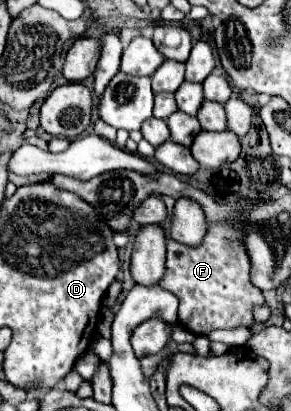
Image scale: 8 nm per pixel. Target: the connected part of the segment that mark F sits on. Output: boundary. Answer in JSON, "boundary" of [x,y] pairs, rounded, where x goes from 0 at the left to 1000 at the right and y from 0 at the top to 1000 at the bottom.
{"boundary":[[[814,535],[725,545],[691,599],[656,603],[574,584],[574,657],[546,696],[615,725],[615,788],[663,813],[711,813],[746,798],[863,798],[869,745],[911,725],[856,681],[856,623],[835,599],[835,560]]]}

